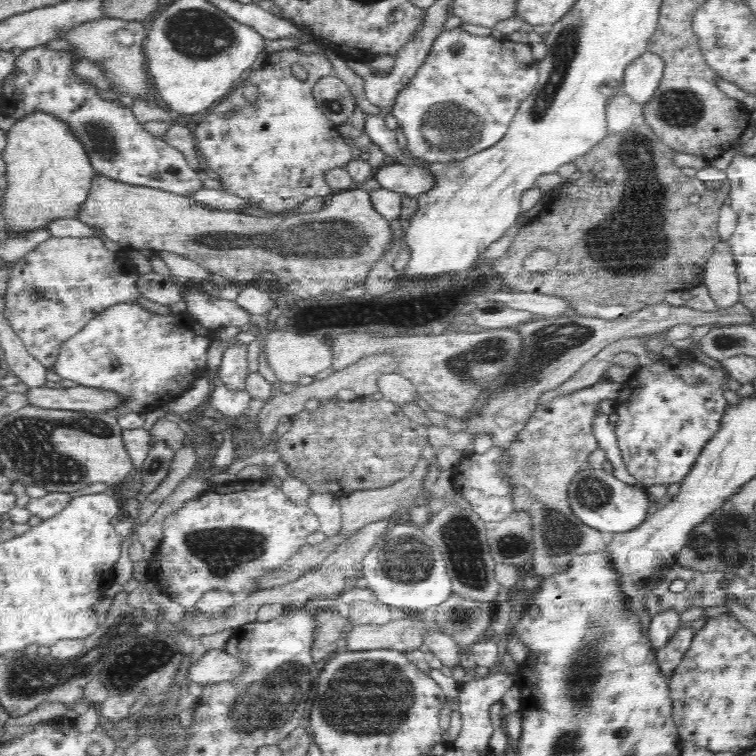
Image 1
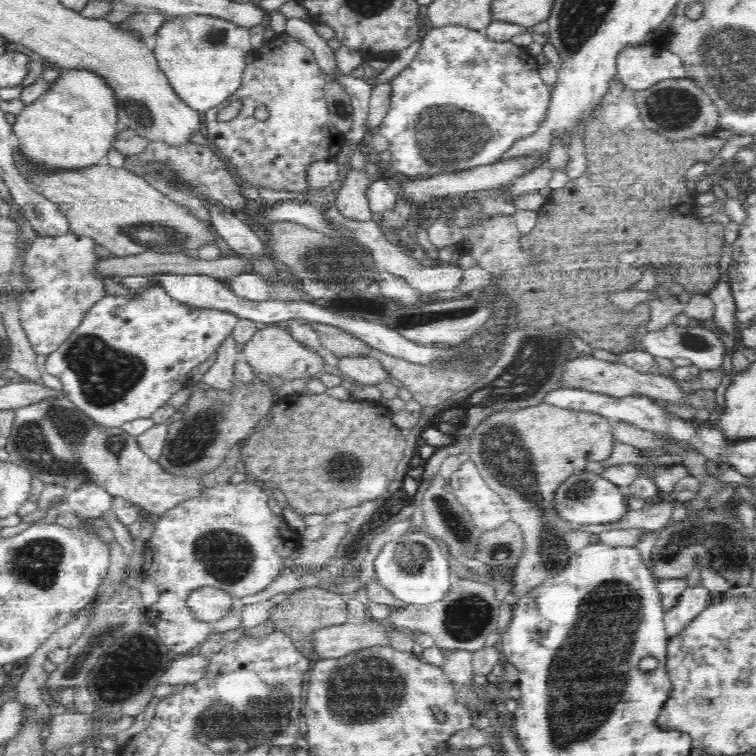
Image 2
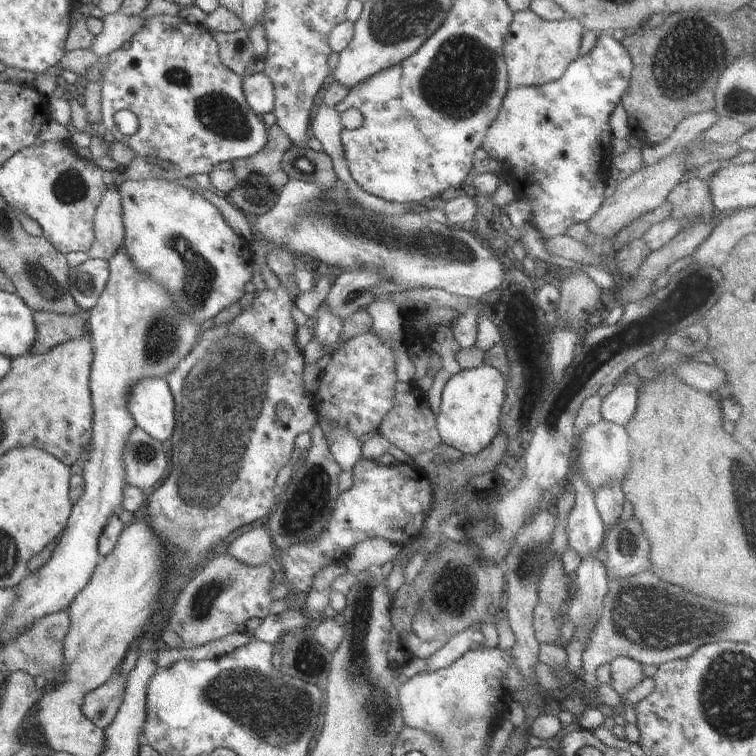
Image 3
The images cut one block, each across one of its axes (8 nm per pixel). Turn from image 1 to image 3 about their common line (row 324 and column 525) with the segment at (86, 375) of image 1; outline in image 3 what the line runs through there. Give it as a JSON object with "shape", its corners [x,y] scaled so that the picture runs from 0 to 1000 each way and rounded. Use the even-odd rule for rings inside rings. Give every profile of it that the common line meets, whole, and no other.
{"shape":[[[792,44],[788,61],[772,75],[758,79],[733,107],[725,107],[713,116],[709,115],[677,115],[672,119],[663,138],[661,148],[656,159],[647,167],[636,194],[643,200],[648,209],[656,209],[669,216],[673,226],[668,235],[672,235],[680,245],[684,262],[700,266],[705,283],[705,296],[717,313],[734,313],[750,310],[750,304],[762,295],[772,295],[796,272],[799,267],[799,247],[807,237],[807,228],[811,224],[811,202],[807,190],[812,183],[808,171],[808,151],[821,135],[821,130],[829,123],[831,112],[835,112],[835,93],[839,90],[831,67],[823,58],[812,52],[808,44]]]}

